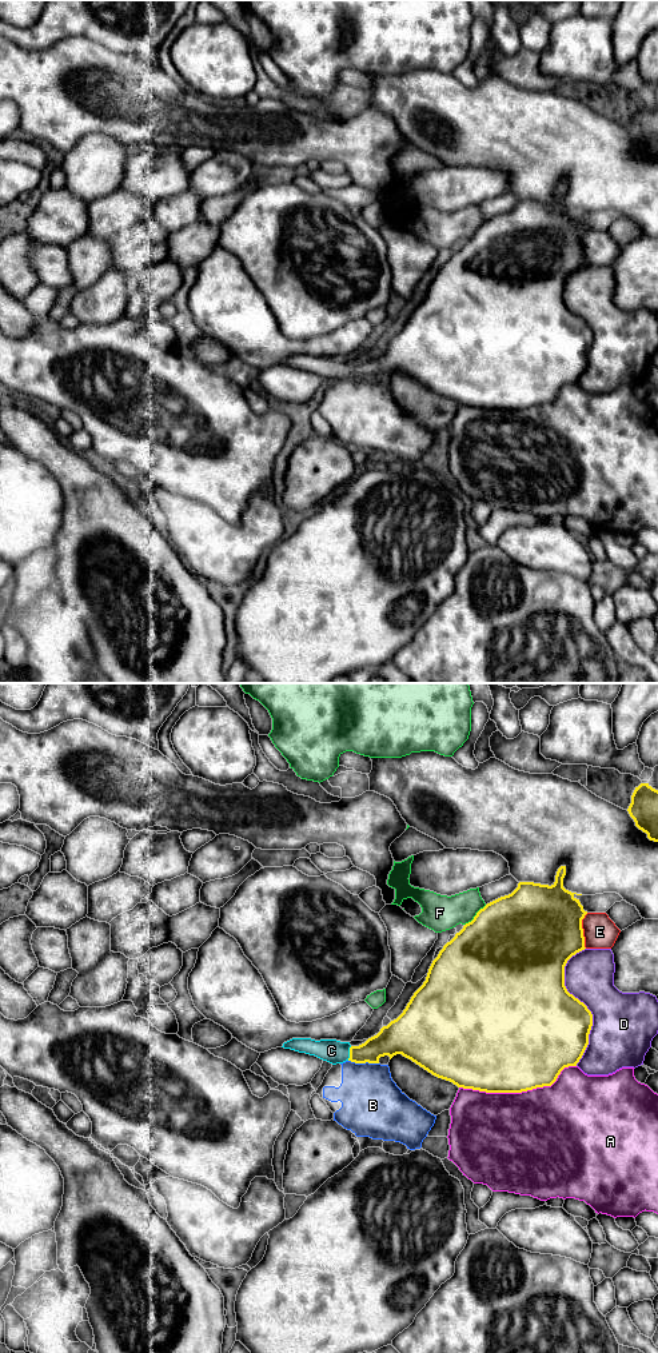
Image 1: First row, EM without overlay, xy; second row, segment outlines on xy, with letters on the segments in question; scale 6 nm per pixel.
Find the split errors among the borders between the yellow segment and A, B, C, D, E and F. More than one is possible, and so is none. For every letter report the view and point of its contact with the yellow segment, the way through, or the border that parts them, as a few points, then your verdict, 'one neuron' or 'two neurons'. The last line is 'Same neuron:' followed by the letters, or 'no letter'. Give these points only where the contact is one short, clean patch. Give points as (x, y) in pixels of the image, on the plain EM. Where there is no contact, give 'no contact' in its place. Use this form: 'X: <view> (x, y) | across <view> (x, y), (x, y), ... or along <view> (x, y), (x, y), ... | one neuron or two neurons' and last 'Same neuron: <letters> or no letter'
A: xy (518, 408) | two neurons
B: xy (363, 379) | two neurons
C: xy (350, 370) | across xy (389, 358), (370, 368), (350, 370), (331, 367) | one neuron
D: xy (583, 320) | two neurons
E: xy (582, 247) | two neurons
F: xy (475, 232) | two neurons
Same neuron: C

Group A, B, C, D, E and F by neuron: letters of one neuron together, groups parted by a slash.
A / B / C / D / E / F

